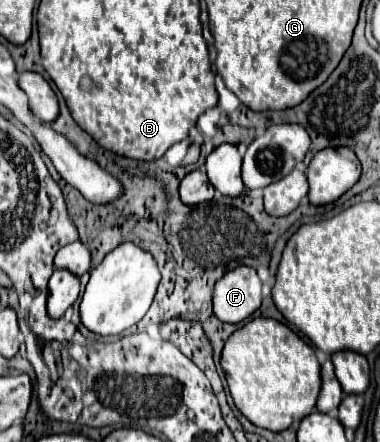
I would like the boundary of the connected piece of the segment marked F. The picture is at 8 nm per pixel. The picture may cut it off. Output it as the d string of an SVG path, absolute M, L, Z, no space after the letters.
M237 266L213 286L213 314L221 322L237 324L261 306L261 280L249 266Z

